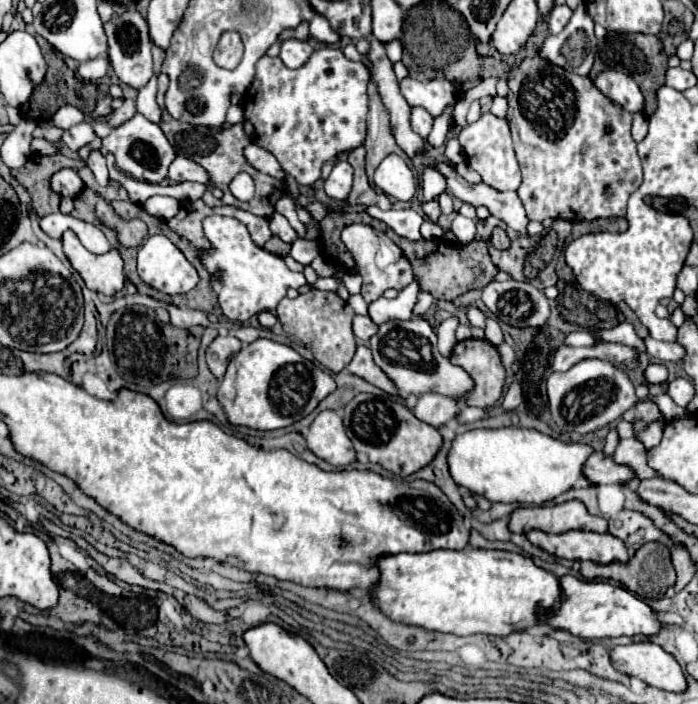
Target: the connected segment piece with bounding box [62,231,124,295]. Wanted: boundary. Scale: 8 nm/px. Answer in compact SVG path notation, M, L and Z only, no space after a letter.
M66 231L62 235L62 241L68 261L80 273L88 289L104 295L114 295L124 287L122 257L118 255L118 251L112 249L104 255L94 255L80 243L78 235L72 231Z

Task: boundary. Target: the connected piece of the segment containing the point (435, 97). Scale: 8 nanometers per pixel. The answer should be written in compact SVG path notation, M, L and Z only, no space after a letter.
M406 77L400 81L400 93L408 101L408 105L418 105L428 109L434 117L444 111L446 105L456 101L456 89L446 79L432 79L432 81L418 81Z

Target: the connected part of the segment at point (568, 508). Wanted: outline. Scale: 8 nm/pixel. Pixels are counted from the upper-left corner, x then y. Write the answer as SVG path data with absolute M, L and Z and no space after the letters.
M566 501L560 505L538 505L538 507L518 507L510 517L510 531L512 533L528 533L530 529L540 529L544 533L566 533L570 529L580 531L594 531L606 533L608 521L598 515L590 515L582 501Z

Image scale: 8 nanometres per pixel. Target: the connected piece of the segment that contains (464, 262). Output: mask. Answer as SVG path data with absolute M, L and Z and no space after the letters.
M378 221L378 229L384 231L408 257L408 261L412 263L414 267L414 273L416 277L422 281L422 291L430 291L434 295L434 299L456 299L458 295L470 291L470 289L478 289L486 283L476 283L480 277L484 277L486 273L486 267L484 267L484 261L488 265L490 261L490 255L484 247L476 245L476 243L470 243L470 245L462 245L462 247L454 247L454 245L448 245L444 241L420 241L420 243L412 243L412 241L406 241L404 237L398 237L386 223Z

